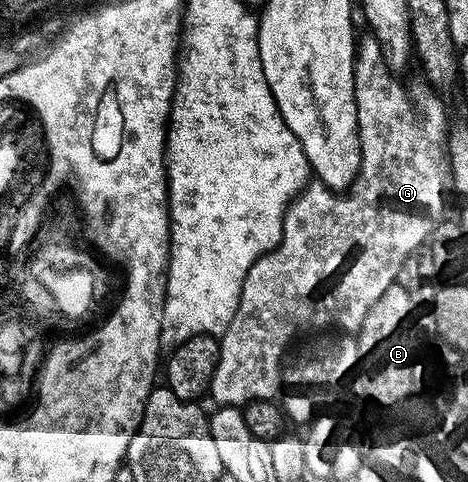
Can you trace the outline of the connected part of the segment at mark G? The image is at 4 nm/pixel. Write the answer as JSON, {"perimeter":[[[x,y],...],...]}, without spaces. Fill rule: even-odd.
{"perimeter":[[[371,33],[365,35],[355,49],[355,104],[361,145],[359,175],[346,193],[336,193],[318,181],[308,182],[287,207],[281,241],[249,269],[237,313],[233,313],[229,329],[219,339],[217,373],[213,373],[209,392],[216,404],[242,408],[255,399],[274,400],[279,382],[282,384],[285,379],[283,354],[295,335],[307,335],[331,326],[340,327],[343,333],[355,333],[351,331],[358,327],[360,330],[379,298],[396,286],[408,259],[420,250],[422,243],[424,246],[430,240],[432,231],[444,218],[449,168],[443,111],[431,107],[424,115],[418,115],[410,93],[387,66],[379,40]]]}

